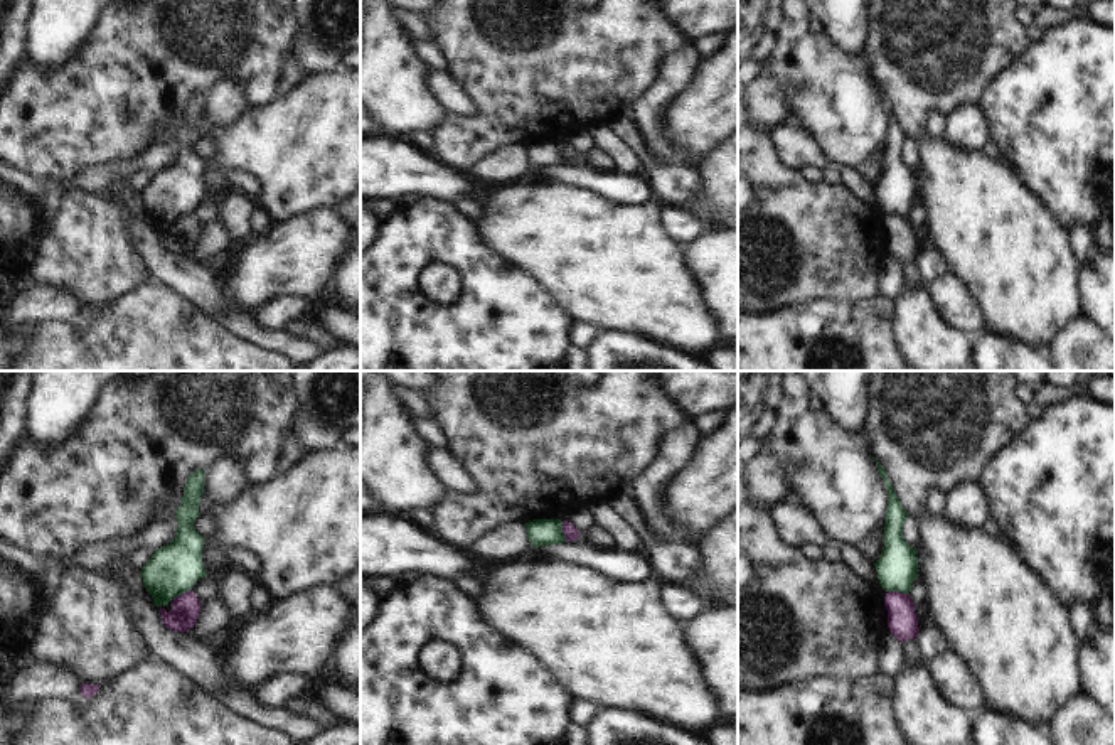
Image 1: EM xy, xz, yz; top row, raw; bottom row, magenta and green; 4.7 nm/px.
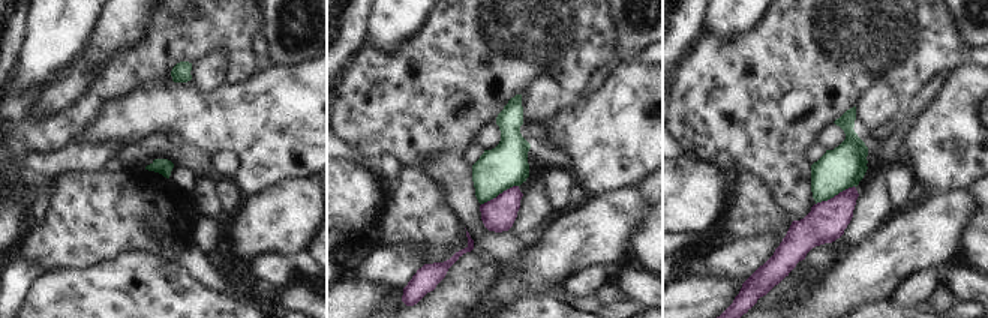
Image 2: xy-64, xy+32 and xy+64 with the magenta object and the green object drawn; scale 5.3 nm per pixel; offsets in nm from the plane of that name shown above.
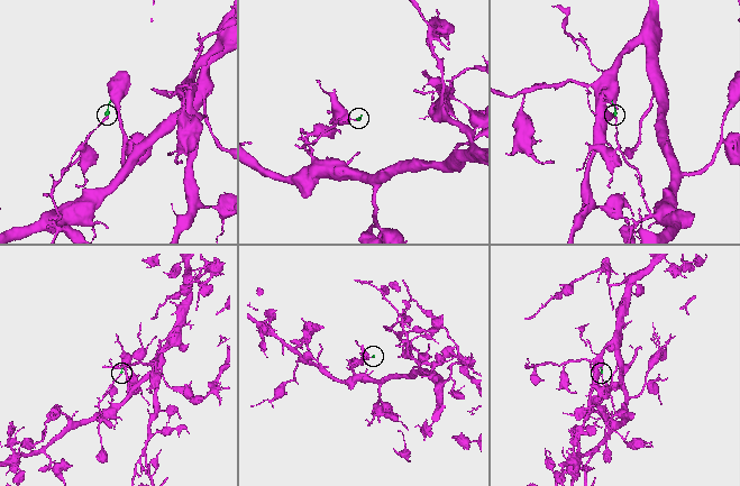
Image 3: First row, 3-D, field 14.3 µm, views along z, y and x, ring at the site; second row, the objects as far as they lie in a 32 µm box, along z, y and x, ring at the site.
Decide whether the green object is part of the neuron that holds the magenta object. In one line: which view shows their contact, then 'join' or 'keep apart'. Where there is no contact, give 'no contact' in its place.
xz | keep apart

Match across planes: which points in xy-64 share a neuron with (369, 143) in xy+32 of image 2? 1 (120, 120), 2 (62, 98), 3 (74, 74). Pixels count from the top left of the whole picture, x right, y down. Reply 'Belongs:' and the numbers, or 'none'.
Belongs: none

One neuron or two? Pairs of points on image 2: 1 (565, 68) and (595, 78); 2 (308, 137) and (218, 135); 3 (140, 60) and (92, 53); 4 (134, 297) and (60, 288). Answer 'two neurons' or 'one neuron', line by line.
1: two neurons
2: one neuron
3: two neurons
4: one neuron

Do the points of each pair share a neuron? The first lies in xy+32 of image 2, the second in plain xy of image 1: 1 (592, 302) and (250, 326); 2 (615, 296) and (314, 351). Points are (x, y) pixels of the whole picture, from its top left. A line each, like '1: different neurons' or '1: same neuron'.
1: same neuron
2: different neurons

